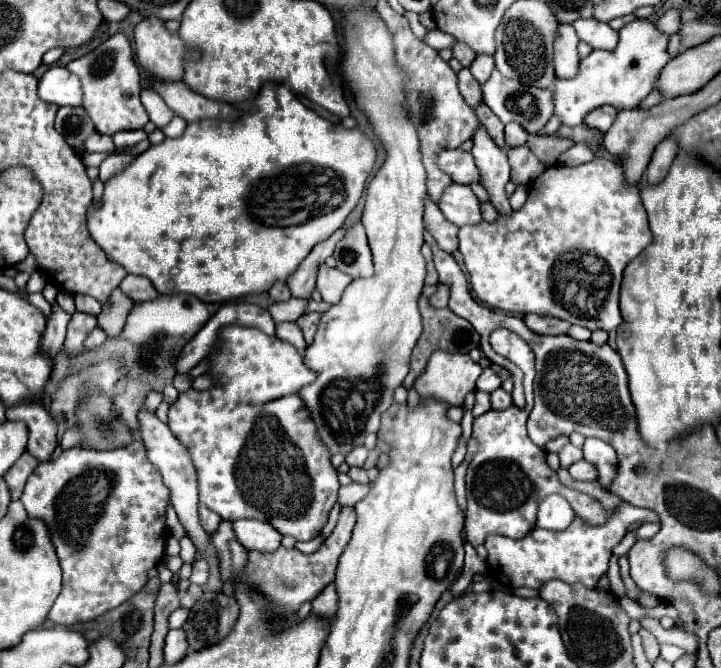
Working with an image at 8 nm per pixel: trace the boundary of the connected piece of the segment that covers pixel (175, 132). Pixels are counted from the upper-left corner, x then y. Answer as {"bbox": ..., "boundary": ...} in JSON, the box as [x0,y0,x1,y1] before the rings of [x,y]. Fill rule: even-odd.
{"bbox":[163,117,187,137],"boundary":[[[173,117],[173,121],[167,127],[163,127],[163,133],[165,133],[165,137],[179,137],[185,131],[185,127],[187,127],[187,123],[181,117]]]}

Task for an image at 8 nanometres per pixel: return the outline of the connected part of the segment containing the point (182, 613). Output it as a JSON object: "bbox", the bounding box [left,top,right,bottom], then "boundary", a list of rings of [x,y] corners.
{"bbox":[168,609,187,629],"boundary":[[[177,609],[175,613],[171,613],[168,618],[169,629],[181,629],[183,623],[187,621],[187,609]]]}

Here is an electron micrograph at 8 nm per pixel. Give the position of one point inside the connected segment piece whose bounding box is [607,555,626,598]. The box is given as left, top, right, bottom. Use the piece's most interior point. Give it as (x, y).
(617, 586)

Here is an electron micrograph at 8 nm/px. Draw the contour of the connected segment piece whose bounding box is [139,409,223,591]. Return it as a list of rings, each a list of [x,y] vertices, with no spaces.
[[[145,409],[139,411],[139,421],[141,421],[141,439],[147,447],[147,455],[149,455],[149,461],[153,465],[159,467],[159,473],[163,477],[163,483],[165,487],[171,491],[171,503],[185,527],[185,531],[189,533],[189,537],[193,539],[195,547],[199,549],[199,553],[209,561],[211,565],[211,577],[209,577],[209,583],[205,585],[207,591],[221,591],[223,583],[221,583],[221,575],[219,575],[219,565],[217,565],[217,557],[215,557],[215,549],[209,545],[209,535],[201,529],[199,525],[199,513],[197,513],[197,503],[199,503],[199,497],[197,497],[197,473],[193,469],[193,463],[191,463],[191,457],[189,457],[189,451],[187,447],[183,447],[179,441],[175,441],[175,437],[171,435],[169,427],[165,423],[161,423],[155,413],[149,413]]]

